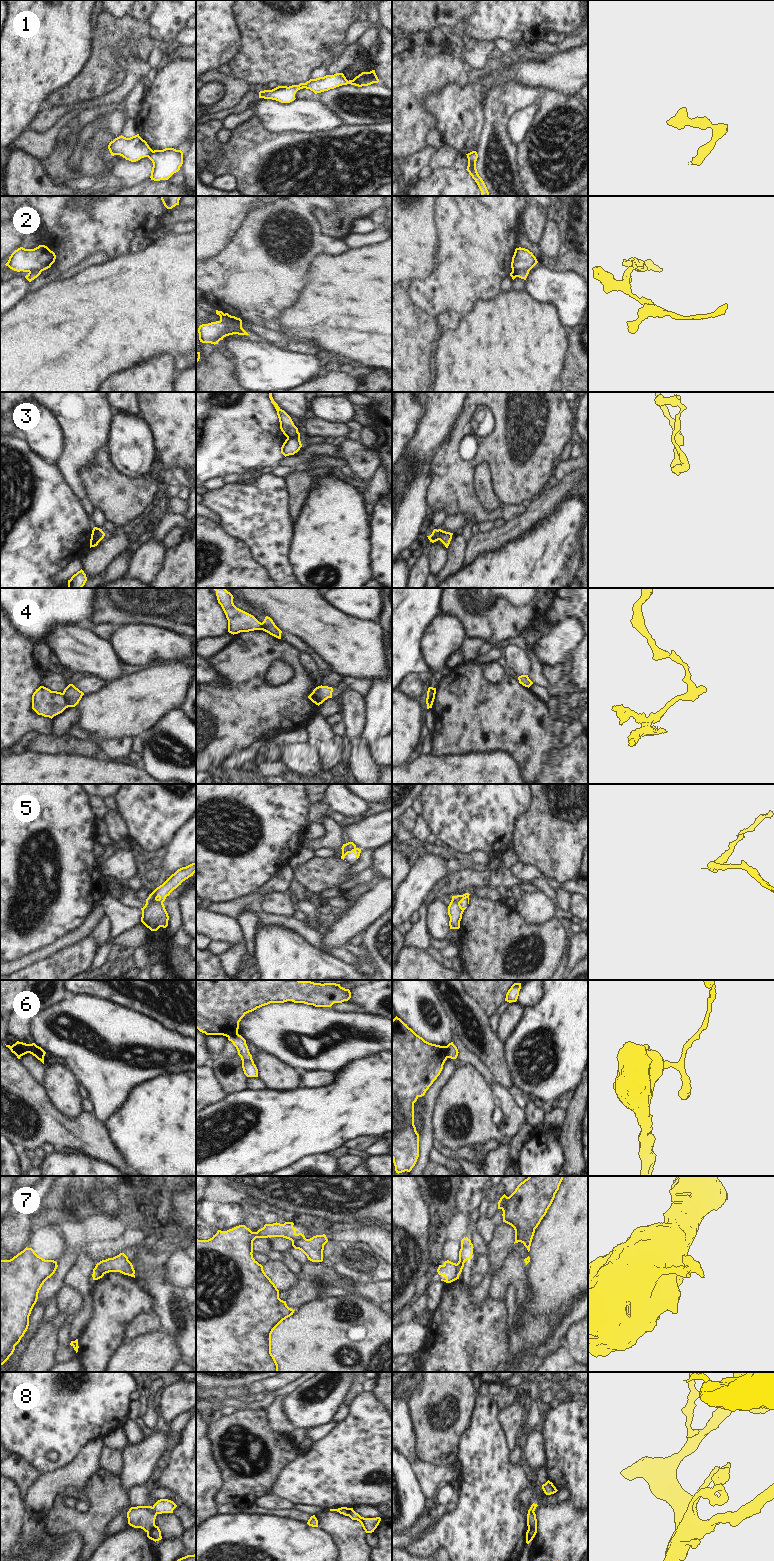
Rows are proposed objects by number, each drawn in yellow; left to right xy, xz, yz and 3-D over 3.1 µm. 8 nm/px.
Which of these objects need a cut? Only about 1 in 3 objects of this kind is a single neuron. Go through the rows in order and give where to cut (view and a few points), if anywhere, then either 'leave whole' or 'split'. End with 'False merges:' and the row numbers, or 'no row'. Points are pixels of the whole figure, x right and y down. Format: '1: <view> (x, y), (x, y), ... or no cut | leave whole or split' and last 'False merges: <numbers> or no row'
1: xy (152, 150), (147, 156) | split
2: xz (220, 316), (229, 319), (239, 331) | split
3: xz (287, 436), (299, 438) | split
4: xy (62, 693), (68, 706) | split
5: xy (162, 902), (150, 900), (146, 903) | split
6: yz (445, 1046), (448, 1057) | split
7: xz (304, 1237), (292, 1241) | split
8: yz (536, 1523), (528, 1528) | split
False merges: 1, 2, 3, 4, 5, 6, 7, 8

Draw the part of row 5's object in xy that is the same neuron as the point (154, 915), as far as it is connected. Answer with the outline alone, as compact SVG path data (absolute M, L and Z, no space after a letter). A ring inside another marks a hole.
M158 900L150 901L143 907L141 922L151 931L168 926L169 916L163 903Z

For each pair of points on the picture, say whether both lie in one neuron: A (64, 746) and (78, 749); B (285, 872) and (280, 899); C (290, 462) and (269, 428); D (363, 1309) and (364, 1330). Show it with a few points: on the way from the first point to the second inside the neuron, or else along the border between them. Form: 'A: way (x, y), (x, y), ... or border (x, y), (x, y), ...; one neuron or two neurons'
A: way (67, 746), (75, 746); one neuron
B: border (286, 892), (269, 892), (264, 894); two neurons
C: border (284, 456), (277, 464); two neurons
D: way (363, 1314), (363, 1325); one neuron

